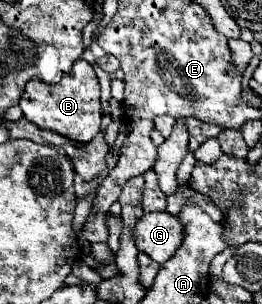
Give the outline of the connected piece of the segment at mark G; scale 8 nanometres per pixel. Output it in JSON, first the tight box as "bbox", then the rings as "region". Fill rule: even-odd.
{"bbox":[134,213,182,263],"region":[[[144,213],[134,225],[136,249],[152,257],[156,263],[166,263],[182,241],[182,223],[178,217],[164,213]]]}

